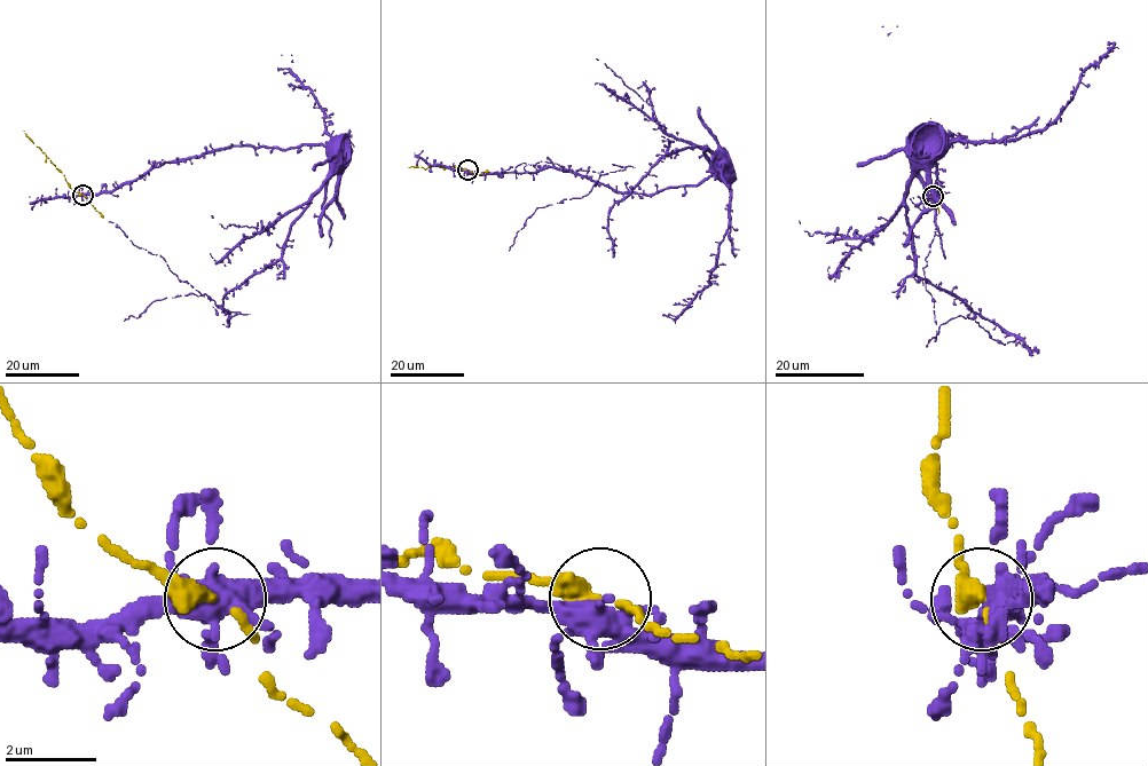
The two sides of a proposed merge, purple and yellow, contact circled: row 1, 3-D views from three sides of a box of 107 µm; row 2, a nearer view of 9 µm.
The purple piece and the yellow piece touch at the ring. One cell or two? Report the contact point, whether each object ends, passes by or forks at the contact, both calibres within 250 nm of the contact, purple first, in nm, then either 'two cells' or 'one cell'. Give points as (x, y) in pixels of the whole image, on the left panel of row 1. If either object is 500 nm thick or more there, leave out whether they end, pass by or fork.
place (83, 195); purple forks; yellow passes by; calibres 420 and 280 nm; one cell

